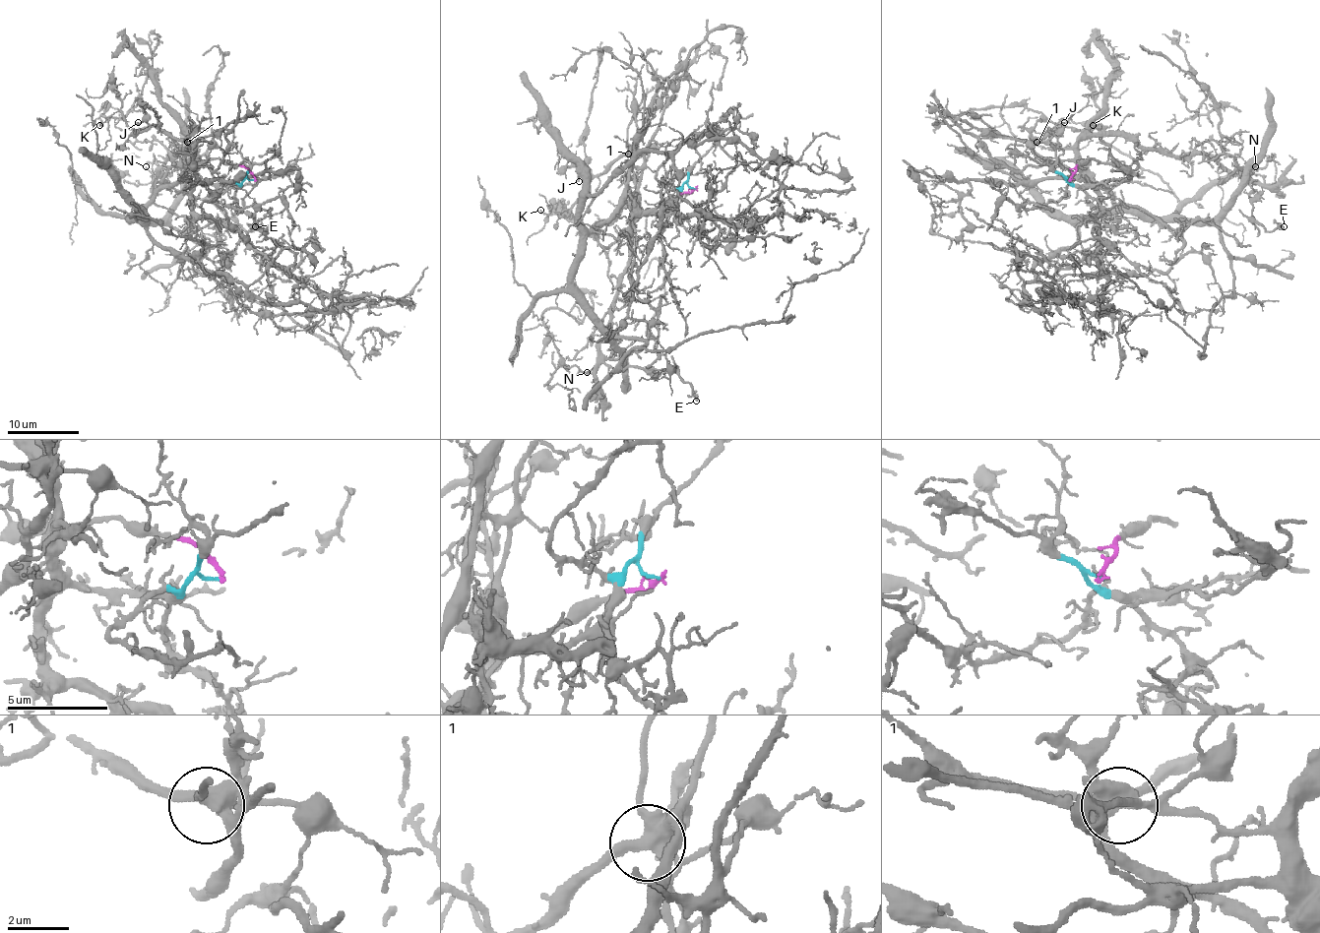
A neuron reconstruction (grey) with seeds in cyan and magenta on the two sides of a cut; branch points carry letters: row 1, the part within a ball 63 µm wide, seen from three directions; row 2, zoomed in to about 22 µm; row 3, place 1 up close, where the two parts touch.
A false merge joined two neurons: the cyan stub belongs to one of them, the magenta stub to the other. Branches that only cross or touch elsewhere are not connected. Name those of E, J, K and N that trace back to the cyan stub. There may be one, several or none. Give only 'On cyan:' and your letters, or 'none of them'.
On cyan: E, N

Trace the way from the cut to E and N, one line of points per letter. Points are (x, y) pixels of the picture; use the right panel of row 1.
E: (1072, 179), (1097, 184), (1079, 143), (1132, 136), (1213, 155), (1252, 188), (1266, 230), (1284, 226)
N: (1072, 179), (1097, 184), (1079, 154), (1093, 136), (1213, 155), (1248, 177), (1255, 166)

